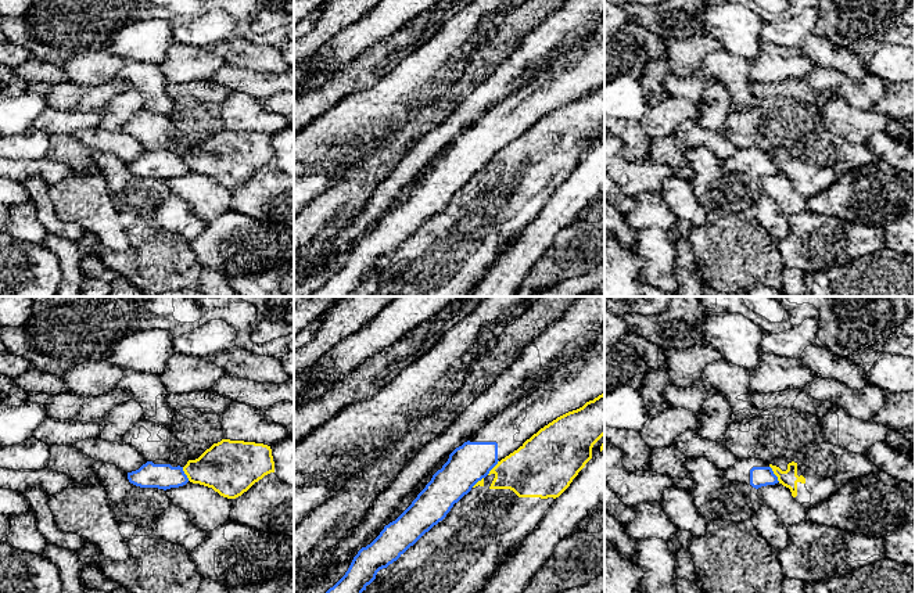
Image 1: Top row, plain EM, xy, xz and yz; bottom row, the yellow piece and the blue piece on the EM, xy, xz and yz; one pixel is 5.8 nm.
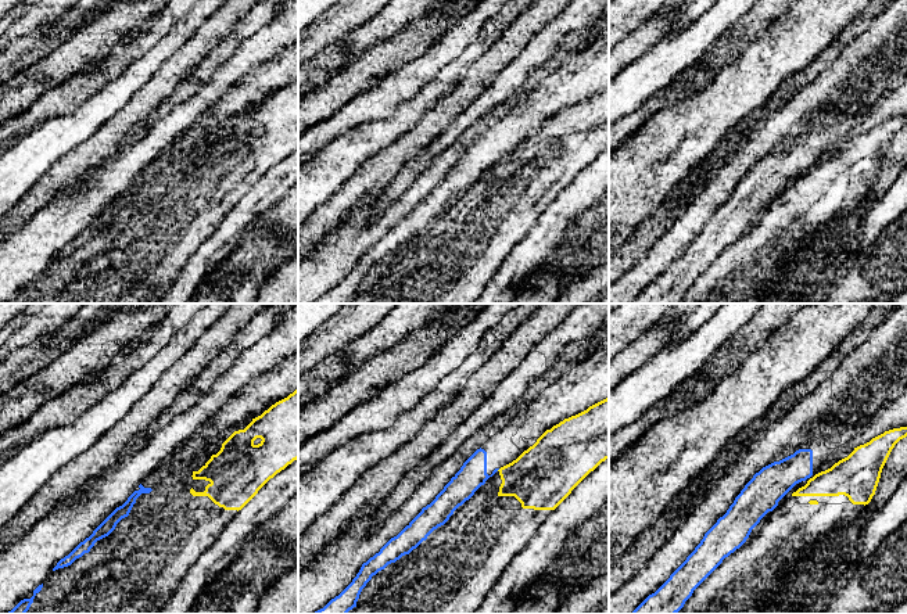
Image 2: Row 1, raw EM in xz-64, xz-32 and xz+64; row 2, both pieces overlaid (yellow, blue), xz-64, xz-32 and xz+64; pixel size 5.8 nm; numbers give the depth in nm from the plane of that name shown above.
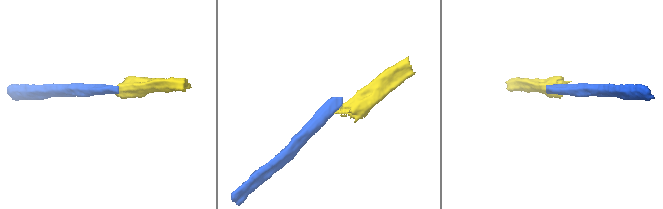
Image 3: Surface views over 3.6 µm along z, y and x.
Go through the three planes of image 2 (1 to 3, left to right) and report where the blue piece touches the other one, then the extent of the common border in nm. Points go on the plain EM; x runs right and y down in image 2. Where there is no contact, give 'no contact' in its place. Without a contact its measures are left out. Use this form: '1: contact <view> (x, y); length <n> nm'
1: no contact
2: no contact
3: no contact

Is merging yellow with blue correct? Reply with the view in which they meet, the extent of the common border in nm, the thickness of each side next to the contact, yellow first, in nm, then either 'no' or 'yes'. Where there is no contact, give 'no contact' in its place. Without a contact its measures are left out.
yz | 110 nm | 110/110 nm | no

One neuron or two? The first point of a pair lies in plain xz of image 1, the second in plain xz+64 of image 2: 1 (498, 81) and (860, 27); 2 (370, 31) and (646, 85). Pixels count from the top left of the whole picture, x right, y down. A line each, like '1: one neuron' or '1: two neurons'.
1: two neurons
2: one neuron

